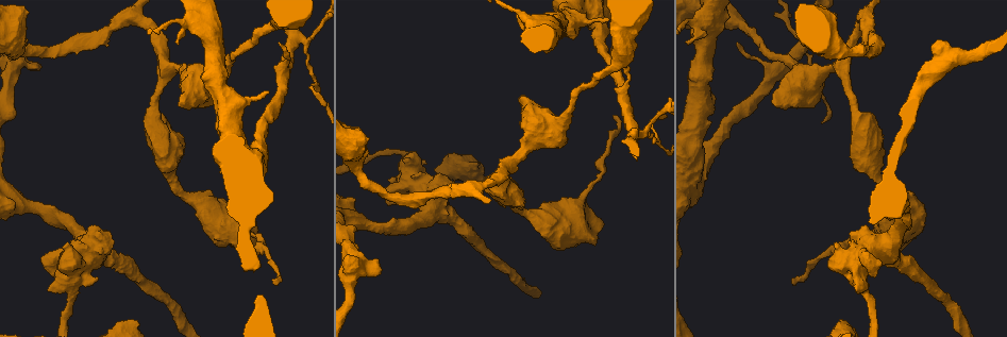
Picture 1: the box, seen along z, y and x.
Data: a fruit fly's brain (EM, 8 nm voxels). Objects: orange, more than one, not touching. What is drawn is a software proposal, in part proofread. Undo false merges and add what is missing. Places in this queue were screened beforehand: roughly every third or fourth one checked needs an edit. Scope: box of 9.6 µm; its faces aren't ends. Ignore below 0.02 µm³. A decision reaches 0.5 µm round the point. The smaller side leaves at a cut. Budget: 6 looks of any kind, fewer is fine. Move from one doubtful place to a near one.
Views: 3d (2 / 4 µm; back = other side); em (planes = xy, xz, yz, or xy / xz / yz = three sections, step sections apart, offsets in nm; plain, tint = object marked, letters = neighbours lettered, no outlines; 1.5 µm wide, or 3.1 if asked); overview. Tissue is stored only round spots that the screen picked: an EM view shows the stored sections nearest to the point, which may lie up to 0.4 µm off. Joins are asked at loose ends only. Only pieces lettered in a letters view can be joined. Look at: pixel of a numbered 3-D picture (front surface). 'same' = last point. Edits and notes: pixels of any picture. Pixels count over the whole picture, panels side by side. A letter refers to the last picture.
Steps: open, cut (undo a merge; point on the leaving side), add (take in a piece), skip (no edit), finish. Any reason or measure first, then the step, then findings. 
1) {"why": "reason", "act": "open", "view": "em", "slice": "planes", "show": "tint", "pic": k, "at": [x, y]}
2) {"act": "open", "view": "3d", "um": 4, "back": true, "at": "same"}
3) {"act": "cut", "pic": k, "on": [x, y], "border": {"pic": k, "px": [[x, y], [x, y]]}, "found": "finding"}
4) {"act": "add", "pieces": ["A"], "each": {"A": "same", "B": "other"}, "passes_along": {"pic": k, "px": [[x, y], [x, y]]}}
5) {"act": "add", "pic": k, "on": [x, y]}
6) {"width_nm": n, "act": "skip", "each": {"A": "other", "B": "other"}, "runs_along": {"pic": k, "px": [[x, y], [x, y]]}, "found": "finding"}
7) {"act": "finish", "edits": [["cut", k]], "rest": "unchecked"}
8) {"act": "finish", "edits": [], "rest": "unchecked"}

{"why": "an open end", "act": "open", "view": "em", "slice": "planes", "show": "letters", "pic": 1, "at": [97, 279]}

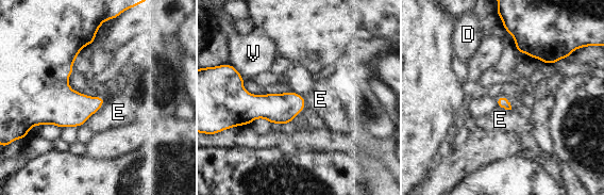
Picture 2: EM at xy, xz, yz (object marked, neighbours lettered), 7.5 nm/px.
{"act": "skip", "each": {"D": "other", "E": "other", "V": "other"}, "border": {"pic": 2, "px": [[104, 101], [83, 124]]}, "found": "none of them fits"}

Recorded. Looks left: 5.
{"why": "thin neck", "act": "open", "view": "3d", "um": 4, "back": true, "pic": 1, "at": [594, 181]}

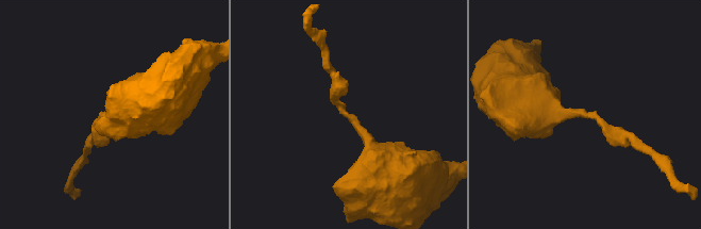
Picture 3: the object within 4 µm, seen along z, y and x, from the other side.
{"why": "shape alone is not enough", "act": "open", "view": "em", "slice": "planes", "show": "letters", "pic": 3, "at": [584, 115]}

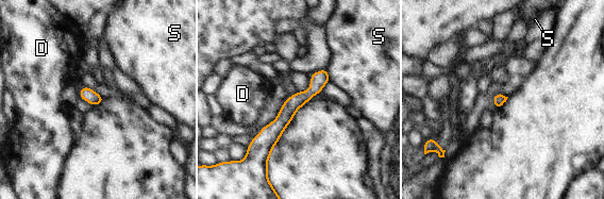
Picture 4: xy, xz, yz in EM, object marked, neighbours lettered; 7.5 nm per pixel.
{"width_nm": 90, "act": "skip", "each": {"D": "other", "S": "other"}, "runs_along": {"pic": 4, "px": [[324, 72], [266, 139], [266, 154]]}, "found": "continuous, no second cell"}

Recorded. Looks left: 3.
{"why": "end of a long branch", "act": "open", "view": "em", "slice": "planes", "show": "letters", "pic": 1, "at": [615, 115]}

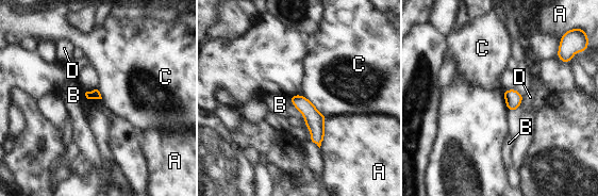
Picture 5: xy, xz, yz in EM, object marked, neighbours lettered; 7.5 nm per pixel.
{"act": "skip", "each": {"A": "other", "B": "other", "C": "other", "D": "other"}, "border": {"pic": 5, "px": [[302, 94], [326, 118]]}, "found": "no lettered piece goes on from it"}

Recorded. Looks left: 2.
{"act": "finish", "edits": [], "rest": "unchecked"}

